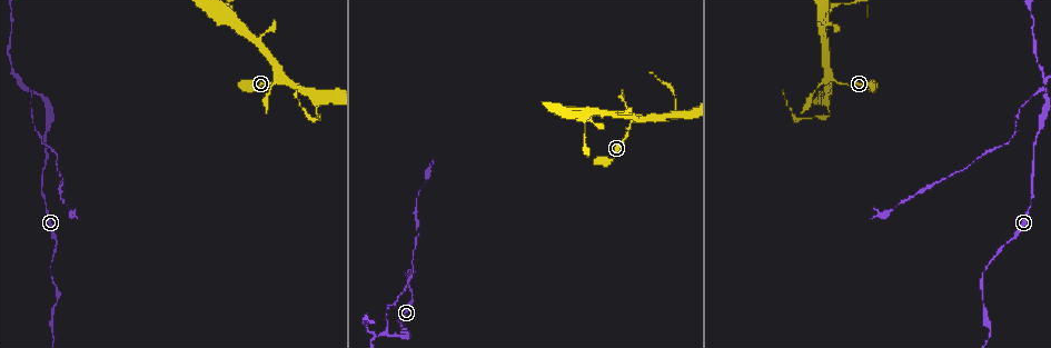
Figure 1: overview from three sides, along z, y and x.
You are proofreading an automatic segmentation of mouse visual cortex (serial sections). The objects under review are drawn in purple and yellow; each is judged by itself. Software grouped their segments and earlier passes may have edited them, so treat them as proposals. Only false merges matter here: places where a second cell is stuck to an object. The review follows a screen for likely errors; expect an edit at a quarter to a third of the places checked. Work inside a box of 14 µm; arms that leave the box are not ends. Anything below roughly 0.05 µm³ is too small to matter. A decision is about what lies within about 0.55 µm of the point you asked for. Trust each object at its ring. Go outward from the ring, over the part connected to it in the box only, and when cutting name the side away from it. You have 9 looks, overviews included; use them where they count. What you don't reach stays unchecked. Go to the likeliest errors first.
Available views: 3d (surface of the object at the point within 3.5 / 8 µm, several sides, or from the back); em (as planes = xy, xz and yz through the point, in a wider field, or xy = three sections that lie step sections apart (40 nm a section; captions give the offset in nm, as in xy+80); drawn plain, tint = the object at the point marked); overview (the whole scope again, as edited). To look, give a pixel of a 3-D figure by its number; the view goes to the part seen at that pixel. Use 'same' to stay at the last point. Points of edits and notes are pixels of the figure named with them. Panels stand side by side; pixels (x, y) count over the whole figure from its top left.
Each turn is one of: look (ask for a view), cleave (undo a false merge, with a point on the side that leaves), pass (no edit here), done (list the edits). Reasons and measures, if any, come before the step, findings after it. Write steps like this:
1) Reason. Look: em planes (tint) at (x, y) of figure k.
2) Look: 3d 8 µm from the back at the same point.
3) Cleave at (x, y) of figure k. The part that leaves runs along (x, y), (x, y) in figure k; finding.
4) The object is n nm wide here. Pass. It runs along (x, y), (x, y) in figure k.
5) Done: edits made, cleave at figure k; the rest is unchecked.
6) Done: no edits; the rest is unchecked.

Arms part here. Look: 3d 3.5 µm at (29, 90) of figure 1.

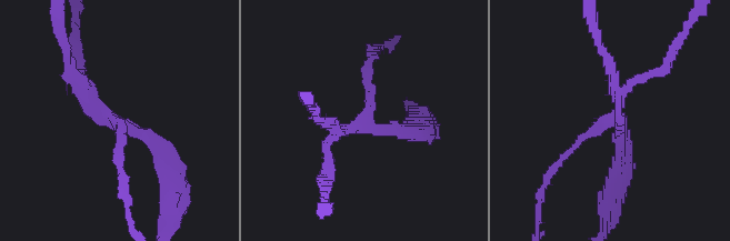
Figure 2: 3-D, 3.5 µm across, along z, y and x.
3 arms meet here; the arms are 150, 200, 200 nm wide; need the tissue. Look: em planes (tint) at (613, 121) of figure 2.

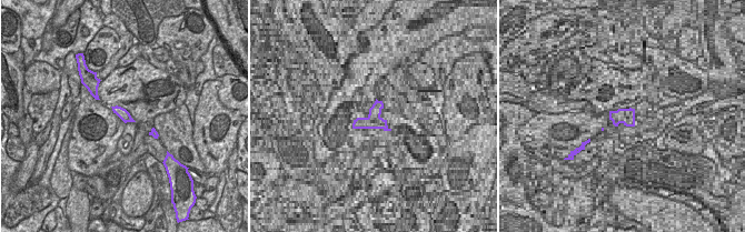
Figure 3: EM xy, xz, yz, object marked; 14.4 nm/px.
Cleave at (659, 73) of figure 2. The part that leaves runs along (612, 121), (583, 134), (541, 196) in figure 2; a second cell is stuck on.

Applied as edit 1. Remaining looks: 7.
Look: overview.

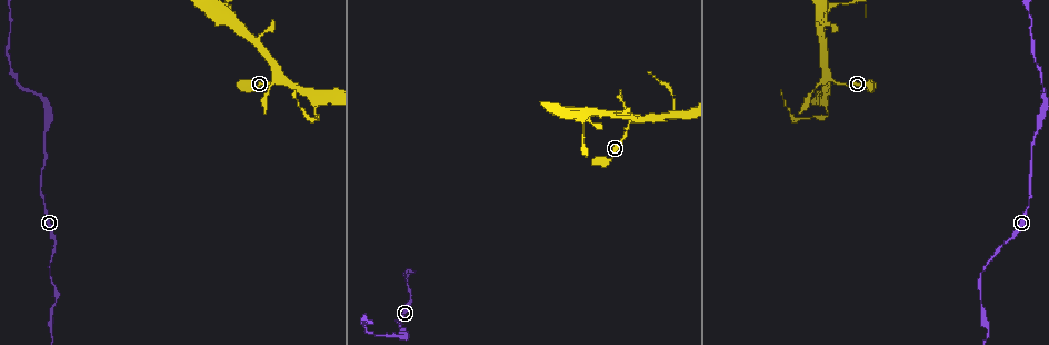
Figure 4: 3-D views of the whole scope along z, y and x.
Three-way junction. Look: 3d 8 µm at (634, 120) of figure 4.

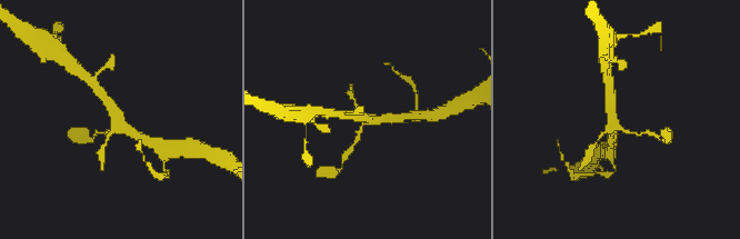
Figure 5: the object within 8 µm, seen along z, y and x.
Zoom in. Look: 3d 3.5 µm at (117, 123) of figure 5.

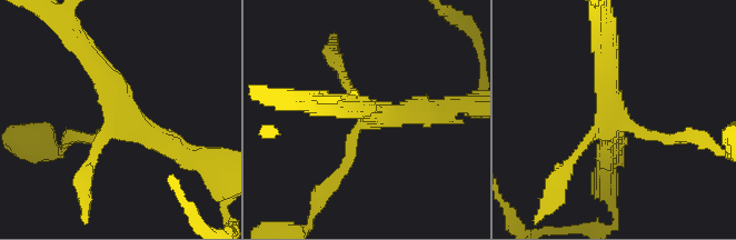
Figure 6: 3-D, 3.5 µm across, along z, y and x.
Now the EM. Look: em planes (tint) at (122, 115) of figure 6.

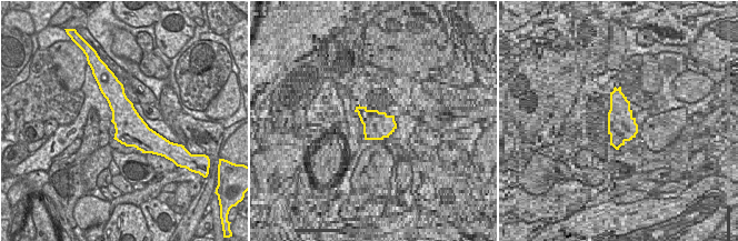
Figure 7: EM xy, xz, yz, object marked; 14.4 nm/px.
Pass. It runs along (675, 140), (612, 109), (606, 51) in figure 6; continuous, no second cell.

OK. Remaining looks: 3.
Arms part here. Look: 3d 3.5 µm at (581, 114) of figure 4.

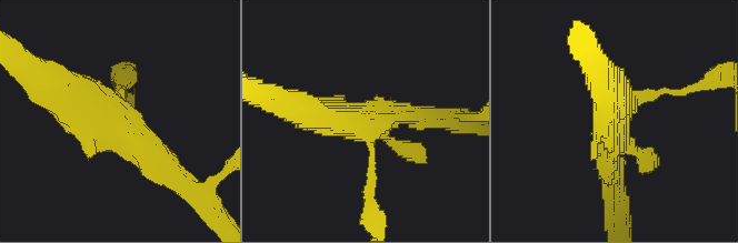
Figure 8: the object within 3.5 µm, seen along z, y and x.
Look: em xy step 2 (tint) at (120, 124) of figure 8.

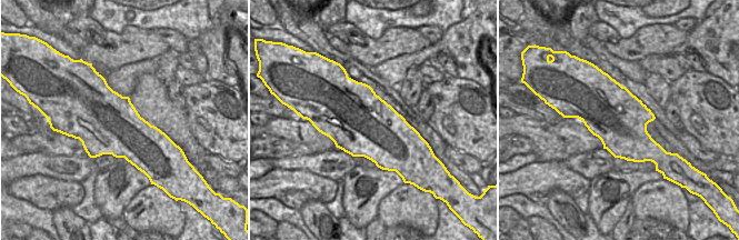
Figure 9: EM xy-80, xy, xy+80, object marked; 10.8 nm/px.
Pass. It runs along (173, 175), (119, 124), (53, 87) in figure 8; continuous, no second cell.

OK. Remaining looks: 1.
Done: edits made, cleave at figure 2; the rest is unchecked.

